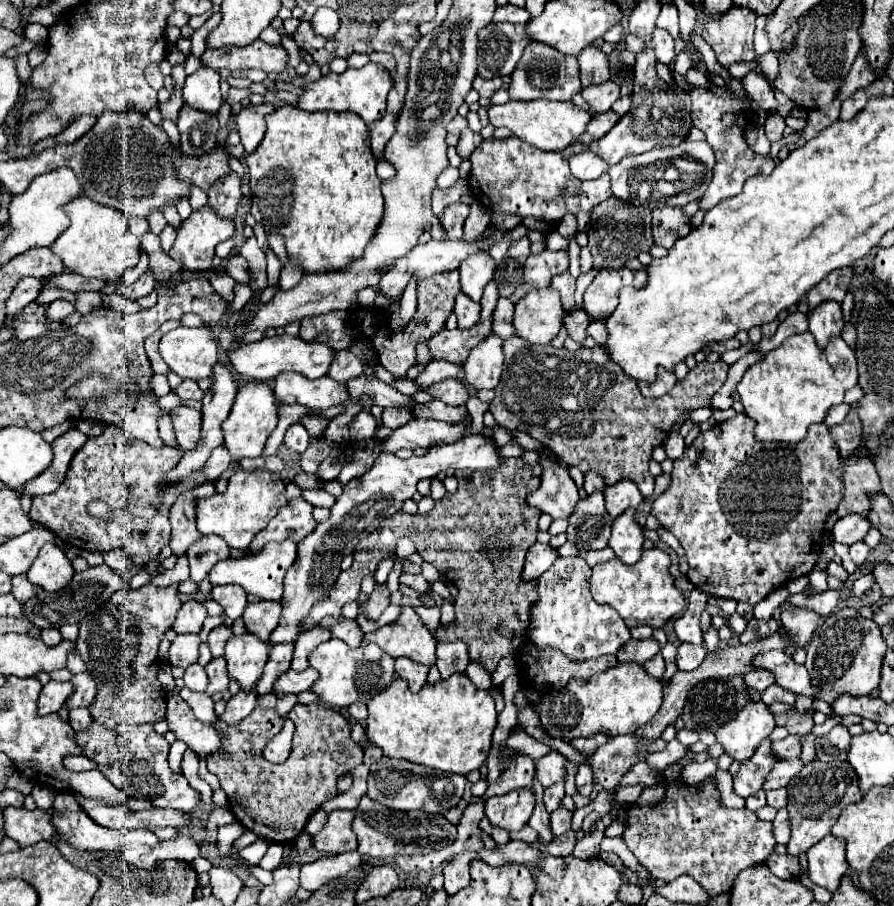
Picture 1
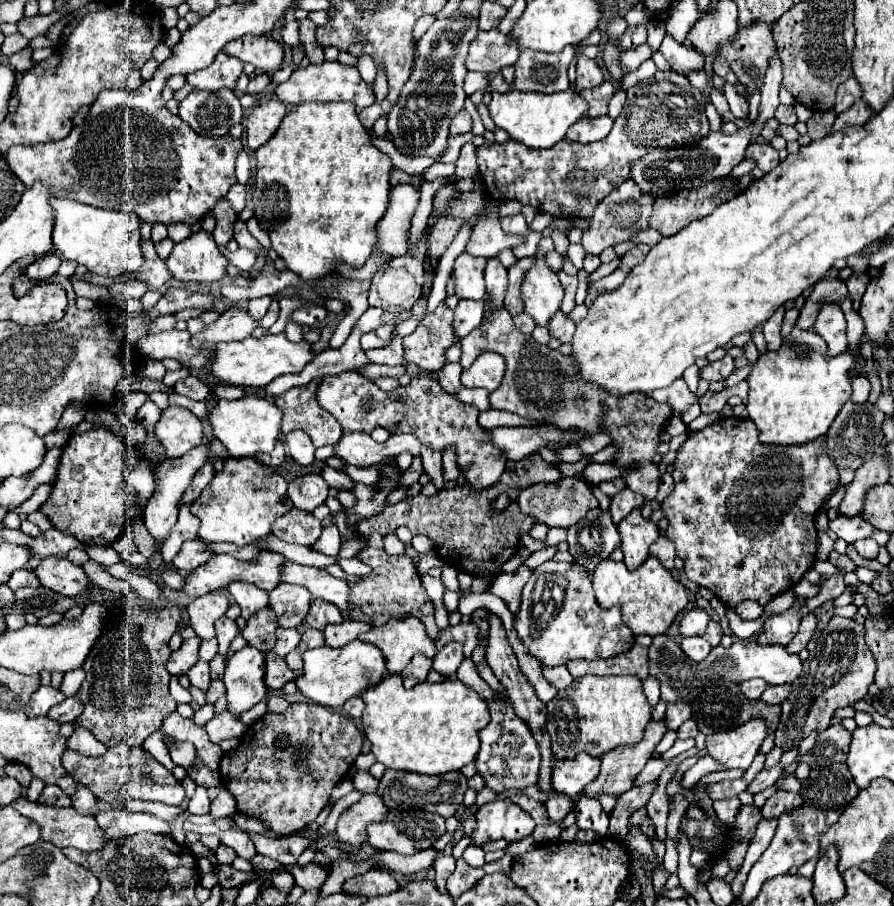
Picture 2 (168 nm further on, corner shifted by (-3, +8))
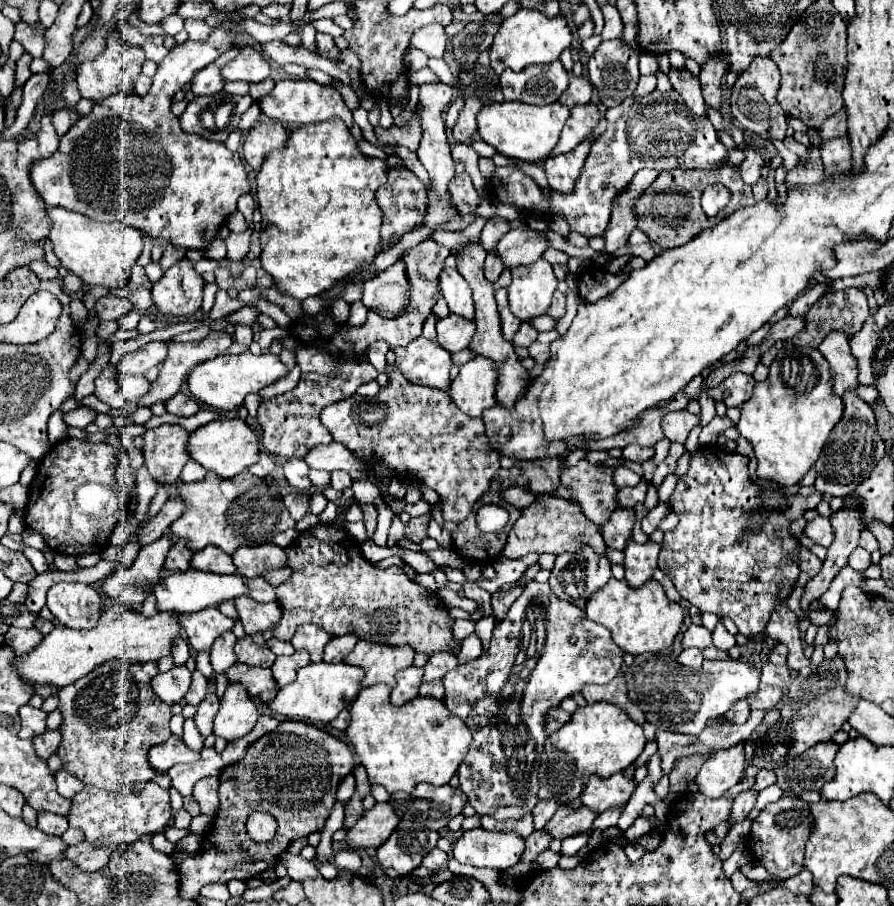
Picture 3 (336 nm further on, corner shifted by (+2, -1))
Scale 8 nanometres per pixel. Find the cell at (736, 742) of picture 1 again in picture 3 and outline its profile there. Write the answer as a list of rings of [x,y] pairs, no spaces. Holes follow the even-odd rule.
[[[744,742],[718,750],[702,764],[696,776],[698,790],[708,798],[720,798],[740,782],[744,768]]]

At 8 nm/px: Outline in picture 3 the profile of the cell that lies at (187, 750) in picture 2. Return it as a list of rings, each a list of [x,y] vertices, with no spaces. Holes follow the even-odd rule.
[[[104,662],[76,684],[58,690],[62,712],[62,742],[58,754],[68,772],[84,784],[120,790],[128,782],[146,782],[158,776],[148,766],[150,746],[170,738],[170,706],[160,702],[150,686],[158,674],[154,662]]]

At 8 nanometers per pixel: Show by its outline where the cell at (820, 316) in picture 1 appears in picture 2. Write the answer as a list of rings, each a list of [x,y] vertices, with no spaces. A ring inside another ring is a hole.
[[[825,305],[825,309],[821,309],[815,323],[815,331],[827,341],[829,355],[841,355],[847,351],[845,327],[845,315],[839,305]]]

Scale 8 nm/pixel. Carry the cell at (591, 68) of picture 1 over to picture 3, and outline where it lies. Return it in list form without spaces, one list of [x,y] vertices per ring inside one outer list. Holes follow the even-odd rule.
[[[574,76],[568,84],[568,90],[564,90],[564,94],[558,98],[560,104],[572,108],[576,104],[586,104],[592,98],[592,84],[584,78],[584,76]]]

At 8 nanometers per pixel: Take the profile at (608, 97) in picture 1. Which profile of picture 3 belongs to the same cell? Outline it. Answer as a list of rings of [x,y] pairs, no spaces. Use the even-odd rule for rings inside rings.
[[[588,102],[584,106],[574,106],[570,110],[570,118],[562,130],[560,142],[556,144],[556,150],[552,150],[550,156],[574,150],[576,144],[580,140],[584,140],[598,126],[598,122],[600,122],[600,110],[596,104]]]

